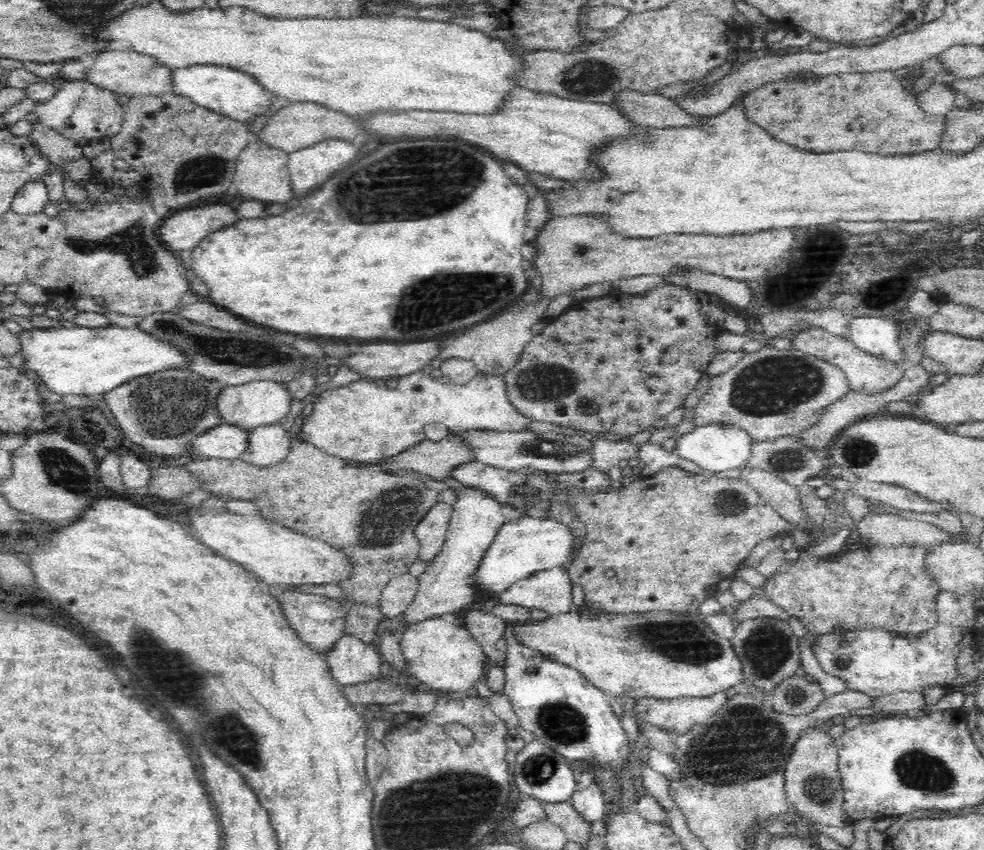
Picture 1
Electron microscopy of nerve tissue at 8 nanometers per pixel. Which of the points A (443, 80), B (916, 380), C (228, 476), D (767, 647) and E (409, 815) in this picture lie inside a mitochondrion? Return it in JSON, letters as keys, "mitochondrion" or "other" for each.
{"A":"other","B":"other","C":"other","D":"mitochondrion","E":"mitochondrion"}

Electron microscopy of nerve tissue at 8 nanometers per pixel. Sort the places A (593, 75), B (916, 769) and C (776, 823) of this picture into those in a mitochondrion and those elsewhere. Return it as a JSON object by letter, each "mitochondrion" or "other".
{"A":"mitochondrion","B":"mitochondrion","C":"other"}

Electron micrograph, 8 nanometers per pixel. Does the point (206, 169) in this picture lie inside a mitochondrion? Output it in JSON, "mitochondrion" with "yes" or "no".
{"mitochondrion":"yes"}

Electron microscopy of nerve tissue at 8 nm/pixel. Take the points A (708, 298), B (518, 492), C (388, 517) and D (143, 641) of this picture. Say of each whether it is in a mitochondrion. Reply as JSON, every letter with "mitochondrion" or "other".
{"A":"other","B":"other","C":"mitochondrion","D":"mitochondrion"}

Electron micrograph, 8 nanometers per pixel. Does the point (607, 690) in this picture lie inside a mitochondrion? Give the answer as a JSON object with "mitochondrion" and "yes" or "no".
{"mitochondrion":"no"}

